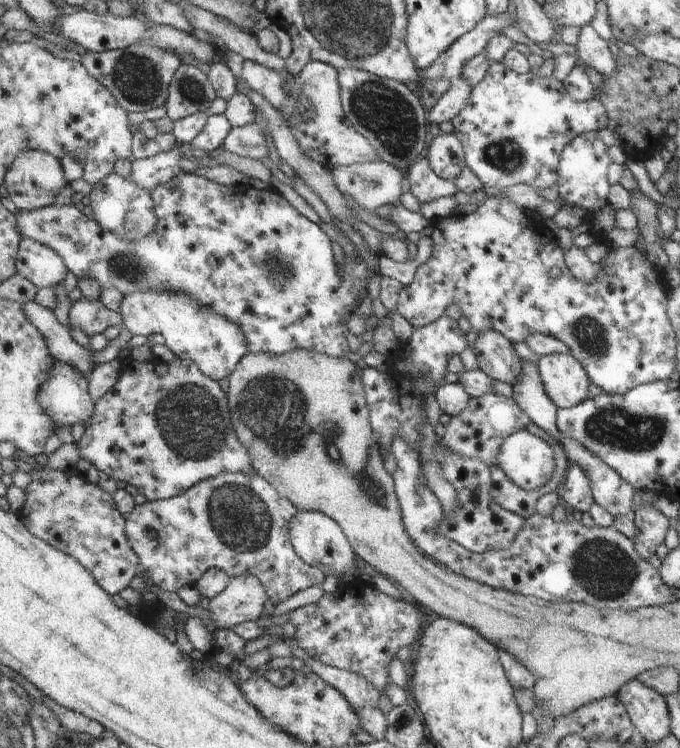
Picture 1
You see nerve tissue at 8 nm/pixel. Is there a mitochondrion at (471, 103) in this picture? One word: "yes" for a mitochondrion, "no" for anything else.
no

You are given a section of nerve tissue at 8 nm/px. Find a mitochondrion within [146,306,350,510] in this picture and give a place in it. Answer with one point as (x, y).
(189, 419)

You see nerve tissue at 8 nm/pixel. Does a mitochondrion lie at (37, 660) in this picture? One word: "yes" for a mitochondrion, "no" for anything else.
no

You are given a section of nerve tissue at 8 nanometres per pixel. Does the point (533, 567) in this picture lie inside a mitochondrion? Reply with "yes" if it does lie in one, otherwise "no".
yes

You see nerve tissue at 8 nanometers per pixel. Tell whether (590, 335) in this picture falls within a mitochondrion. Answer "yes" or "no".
yes

